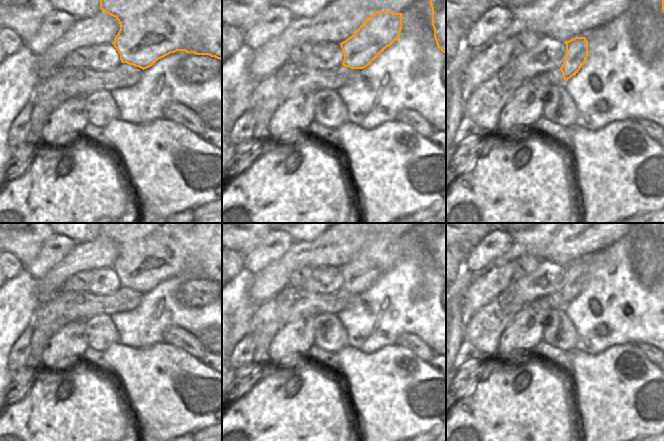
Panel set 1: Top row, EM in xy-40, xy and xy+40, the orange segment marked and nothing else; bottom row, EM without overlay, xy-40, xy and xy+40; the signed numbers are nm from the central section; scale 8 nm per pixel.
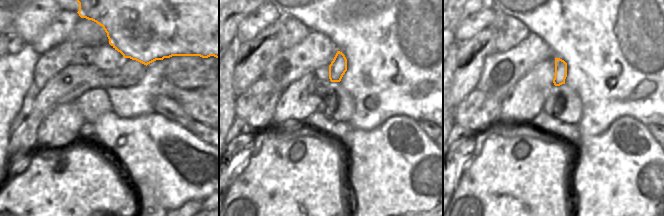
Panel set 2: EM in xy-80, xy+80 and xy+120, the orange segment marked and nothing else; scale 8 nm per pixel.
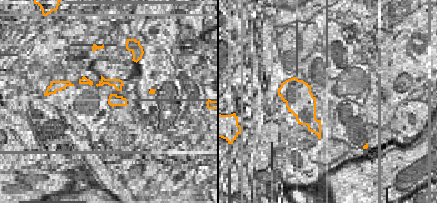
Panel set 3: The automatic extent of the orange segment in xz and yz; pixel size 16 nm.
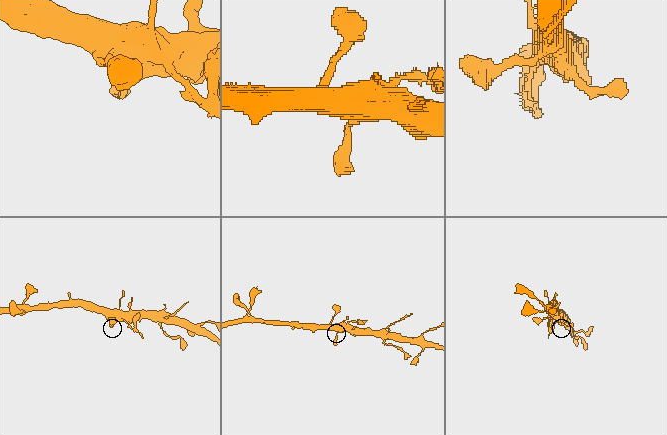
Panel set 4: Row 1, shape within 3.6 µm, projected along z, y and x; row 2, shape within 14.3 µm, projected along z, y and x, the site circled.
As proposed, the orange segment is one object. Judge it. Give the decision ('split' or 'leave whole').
leave whole

